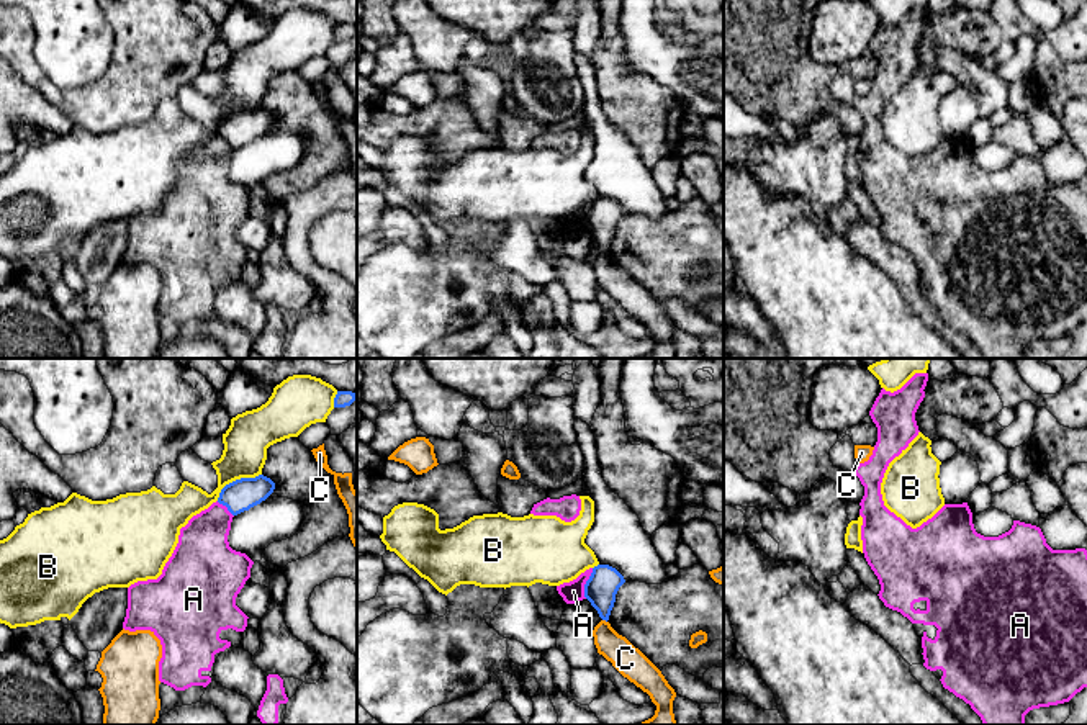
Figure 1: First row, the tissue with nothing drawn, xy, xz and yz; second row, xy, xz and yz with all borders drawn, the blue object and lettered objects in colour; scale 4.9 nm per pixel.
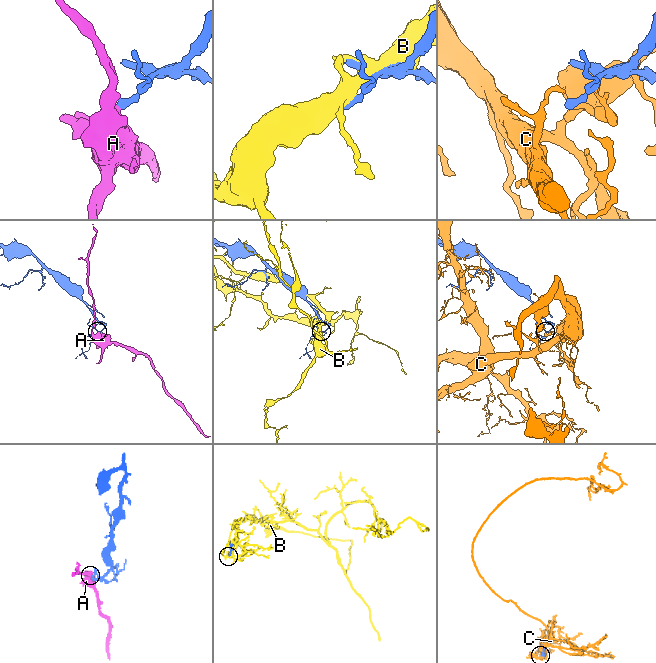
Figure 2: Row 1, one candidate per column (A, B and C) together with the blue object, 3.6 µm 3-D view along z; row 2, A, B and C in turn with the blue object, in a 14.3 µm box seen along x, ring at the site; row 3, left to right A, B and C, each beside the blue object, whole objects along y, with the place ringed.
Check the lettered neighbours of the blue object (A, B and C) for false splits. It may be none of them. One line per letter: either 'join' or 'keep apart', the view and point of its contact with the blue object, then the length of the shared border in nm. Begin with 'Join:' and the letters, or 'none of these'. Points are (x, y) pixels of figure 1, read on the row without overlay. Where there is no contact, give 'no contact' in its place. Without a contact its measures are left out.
Join: none of these
A: keep apart; meets blue in xz at (586, 216); contact 160 nm long
B: keep apart; meets blue in xy at (236, 113); contact 260 nm long
C: keep apart; meets blue in xz at (604, 252); contact 30 nm long

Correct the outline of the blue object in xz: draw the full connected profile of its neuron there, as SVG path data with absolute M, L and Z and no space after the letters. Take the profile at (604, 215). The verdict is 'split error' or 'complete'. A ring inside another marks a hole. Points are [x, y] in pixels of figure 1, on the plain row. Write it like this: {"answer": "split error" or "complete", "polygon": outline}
{"answer": "complete", "polygon": "M609 198L593 201L584 218L584 231L598 244L602 254L609 254L619 221L625 216L624 209Z"}

